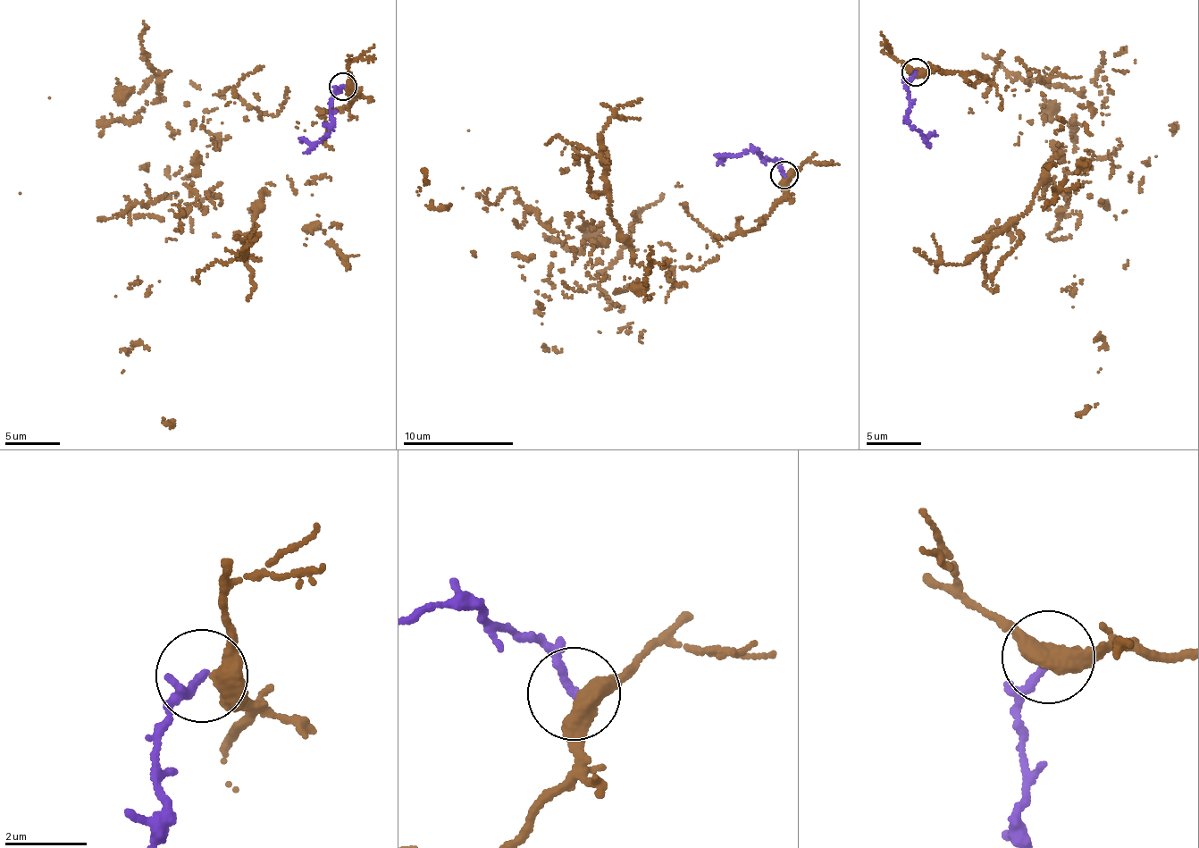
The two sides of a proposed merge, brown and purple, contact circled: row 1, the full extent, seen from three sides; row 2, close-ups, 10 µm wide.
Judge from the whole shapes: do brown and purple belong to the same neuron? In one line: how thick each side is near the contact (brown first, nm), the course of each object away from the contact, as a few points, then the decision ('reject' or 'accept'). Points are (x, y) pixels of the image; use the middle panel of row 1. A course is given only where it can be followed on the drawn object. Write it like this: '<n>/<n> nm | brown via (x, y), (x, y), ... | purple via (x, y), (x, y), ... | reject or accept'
440/190 nm | brown via (785, 177), (695, 270), (581, 240), (579, 215), (565, 241), (534, 211), (438, 210), (421, 170) | purple via (785, 174), (773, 161), (755, 151), (733, 154), (718, 163) | reject

